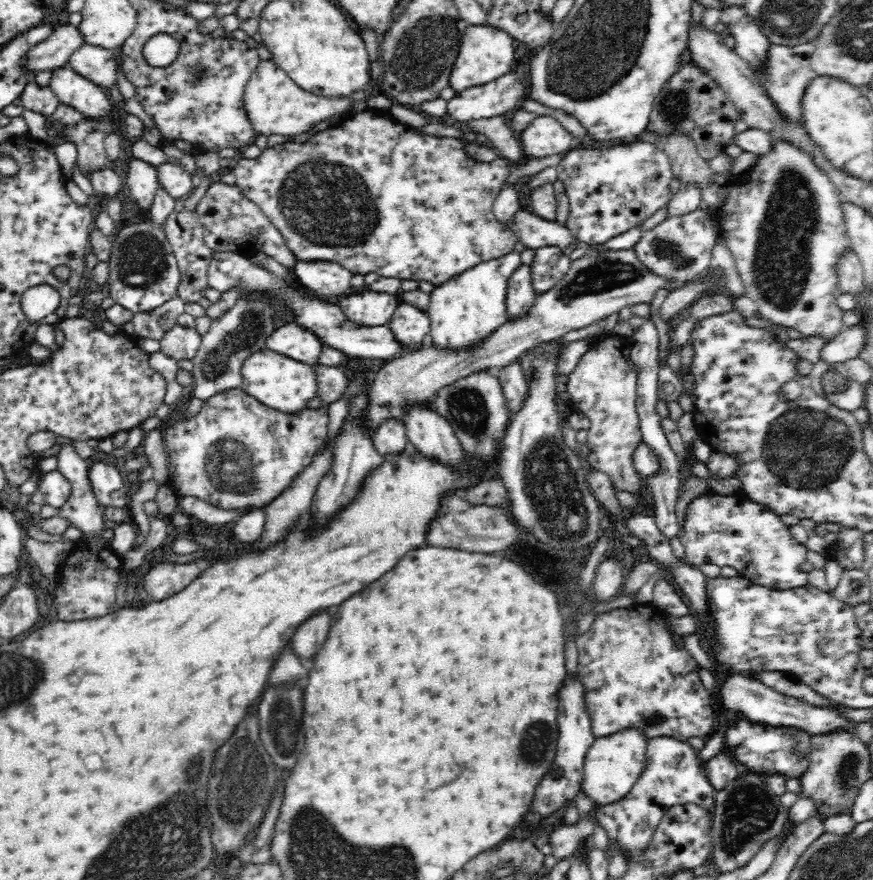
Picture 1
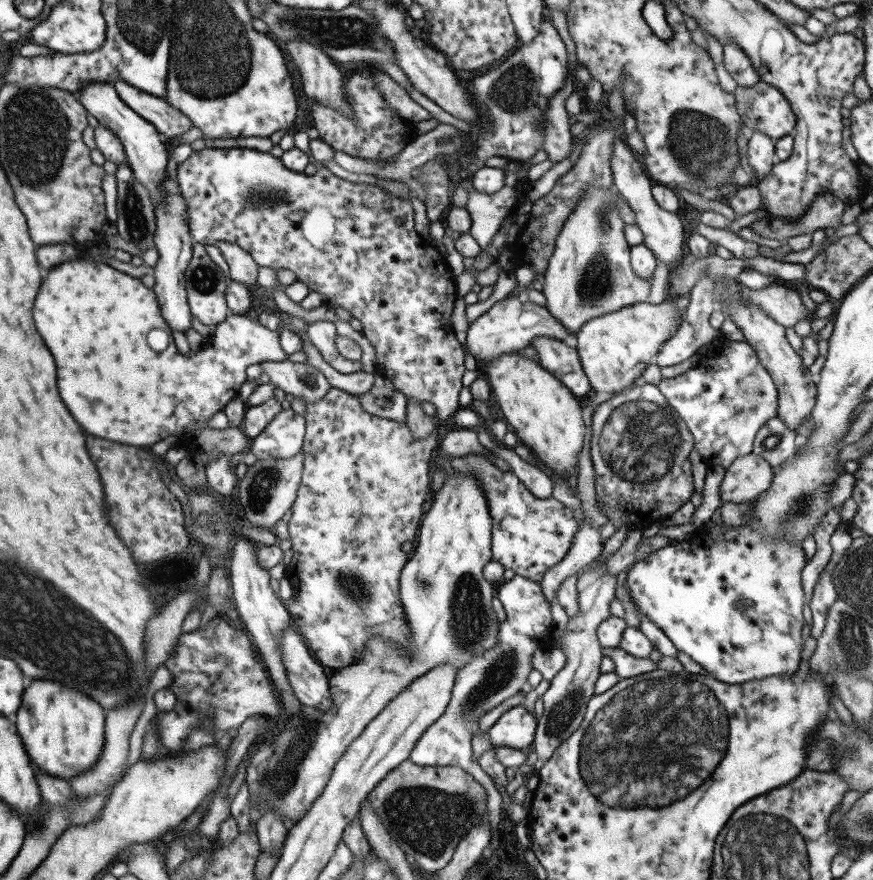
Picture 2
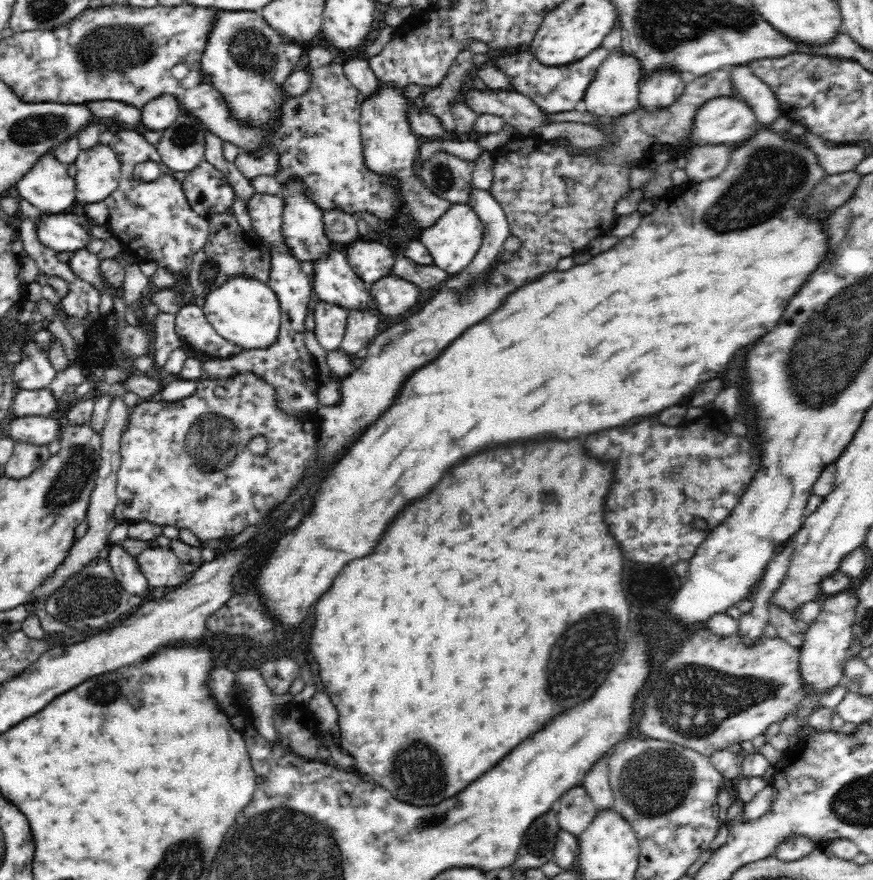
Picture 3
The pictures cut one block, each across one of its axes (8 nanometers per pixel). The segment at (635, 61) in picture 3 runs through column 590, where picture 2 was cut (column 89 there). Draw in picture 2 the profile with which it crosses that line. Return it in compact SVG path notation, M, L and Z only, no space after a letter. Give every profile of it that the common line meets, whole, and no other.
M108 82L86 84L84 88L80 89L78 101L87 112L98 120L101 126L112 130L116 134L116 137L123 144L127 156L127 165L134 171L136 178L149 190L153 209L158 208L162 204L162 200L166 198L165 192L163 192L163 180L168 175L168 145L161 140L162 136L150 122L136 114L120 99L113 84Z

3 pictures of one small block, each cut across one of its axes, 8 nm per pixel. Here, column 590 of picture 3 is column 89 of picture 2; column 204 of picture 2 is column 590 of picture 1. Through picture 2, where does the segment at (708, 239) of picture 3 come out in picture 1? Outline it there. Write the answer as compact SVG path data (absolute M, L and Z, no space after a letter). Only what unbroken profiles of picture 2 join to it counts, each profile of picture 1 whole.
M607 335L602 337L598 341L598 343L589 349L579 360L578 364L574 367L574 370L568 375L568 380L566 383L567 391L569 392L569 397L573 404L573 408L576 411L583 412L587 418L590 420L591 425L589 429L587 430L587 441L585 444L588 447L589 455L588 460L589 464L591 464L591 468L594 468L598 471L605 472L608 474L608 476L611 478L611 482L613 483L613 486L616 487L618 490L626 490L626 492L631 492L632 494L640 494L642 496L642 490L646 488L646 486L642 486L641 482L644 481L647 482L647 477L642 476L633 465L633 452L636 448L636 445L639 442L643 441L642 433L640 430L639 425L639 416L637 415L636 410L636 403L637 403L637 371L635 370L634 364L631 362L629 358L629 349L628 344L623 343L622 341L619 341L619 339L615 335Z

